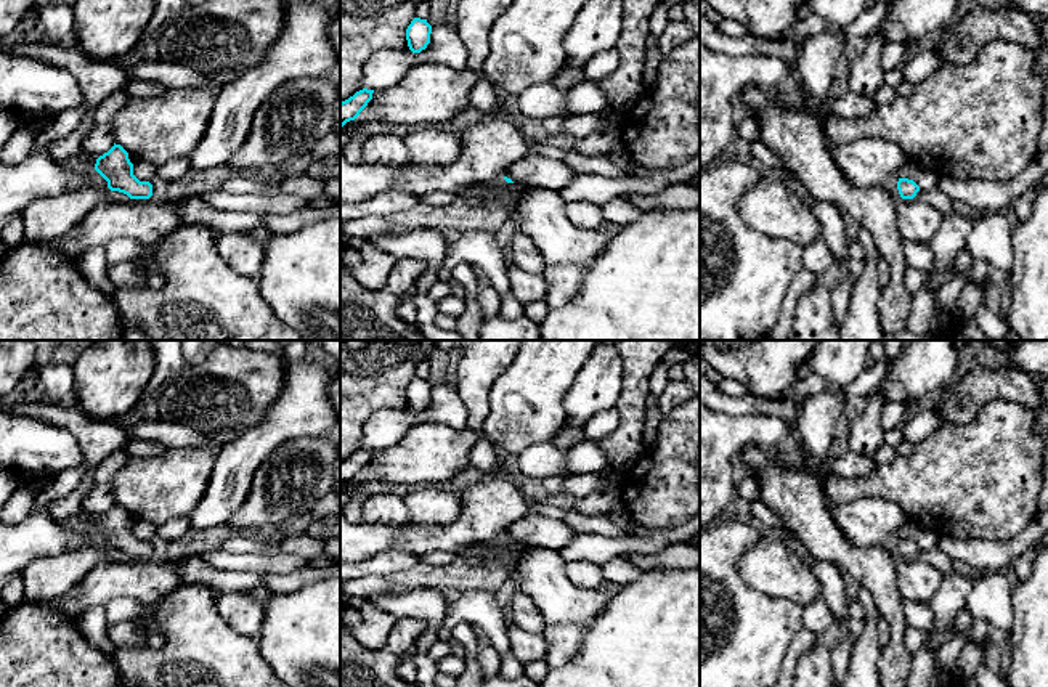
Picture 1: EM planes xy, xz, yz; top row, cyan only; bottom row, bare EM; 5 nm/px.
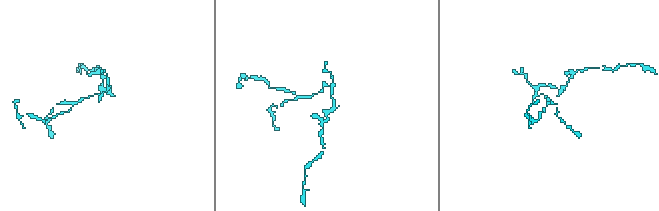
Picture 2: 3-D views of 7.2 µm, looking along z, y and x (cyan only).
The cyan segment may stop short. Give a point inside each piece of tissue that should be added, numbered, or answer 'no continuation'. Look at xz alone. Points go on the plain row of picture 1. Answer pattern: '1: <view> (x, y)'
1: xz (536, 532)

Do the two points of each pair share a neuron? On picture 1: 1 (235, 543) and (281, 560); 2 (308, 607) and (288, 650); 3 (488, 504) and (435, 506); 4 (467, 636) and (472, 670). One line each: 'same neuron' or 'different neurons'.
1: different neurons
2: same neuron
3: different neurons
4: same neuron

